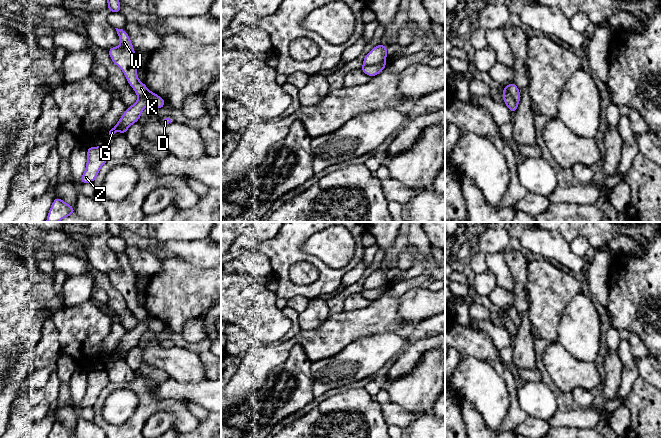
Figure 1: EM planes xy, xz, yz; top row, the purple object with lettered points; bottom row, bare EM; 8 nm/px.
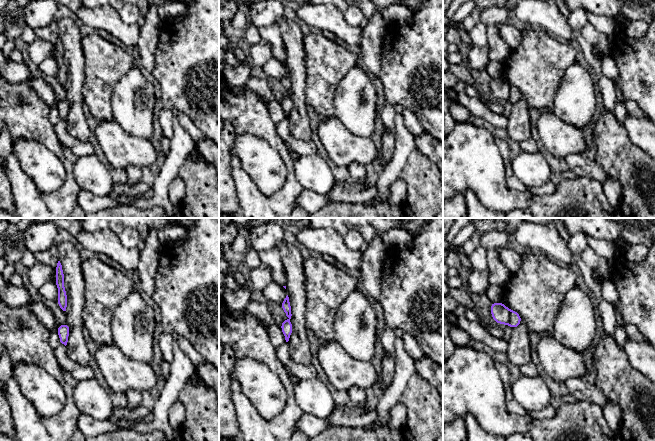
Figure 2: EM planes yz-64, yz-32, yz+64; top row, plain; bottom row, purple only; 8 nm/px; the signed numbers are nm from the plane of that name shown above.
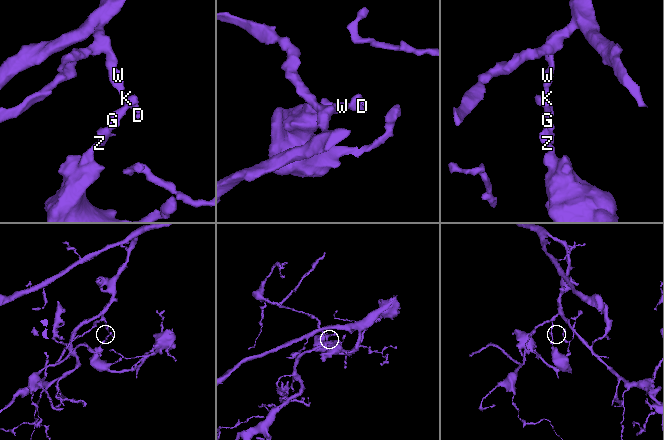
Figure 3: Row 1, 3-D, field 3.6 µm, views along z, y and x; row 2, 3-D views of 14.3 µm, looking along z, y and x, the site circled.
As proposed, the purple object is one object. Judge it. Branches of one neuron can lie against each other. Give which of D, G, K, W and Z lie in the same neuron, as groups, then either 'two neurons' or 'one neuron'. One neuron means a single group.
groups D K W / G Z; two neurons

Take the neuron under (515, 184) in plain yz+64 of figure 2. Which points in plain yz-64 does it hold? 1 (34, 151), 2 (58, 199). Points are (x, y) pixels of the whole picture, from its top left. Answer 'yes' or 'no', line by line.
1: no
2: yes

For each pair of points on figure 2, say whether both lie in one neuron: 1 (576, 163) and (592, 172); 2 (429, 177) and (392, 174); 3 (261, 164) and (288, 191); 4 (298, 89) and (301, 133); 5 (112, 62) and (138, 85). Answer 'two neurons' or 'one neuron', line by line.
1: one neuron
2: two neurons
3: two neurons
4: one neuron
5: two neurons

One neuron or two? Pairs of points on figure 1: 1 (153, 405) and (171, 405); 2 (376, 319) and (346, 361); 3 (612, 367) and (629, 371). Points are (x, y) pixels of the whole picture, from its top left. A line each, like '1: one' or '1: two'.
1: one
2: two
3: two

